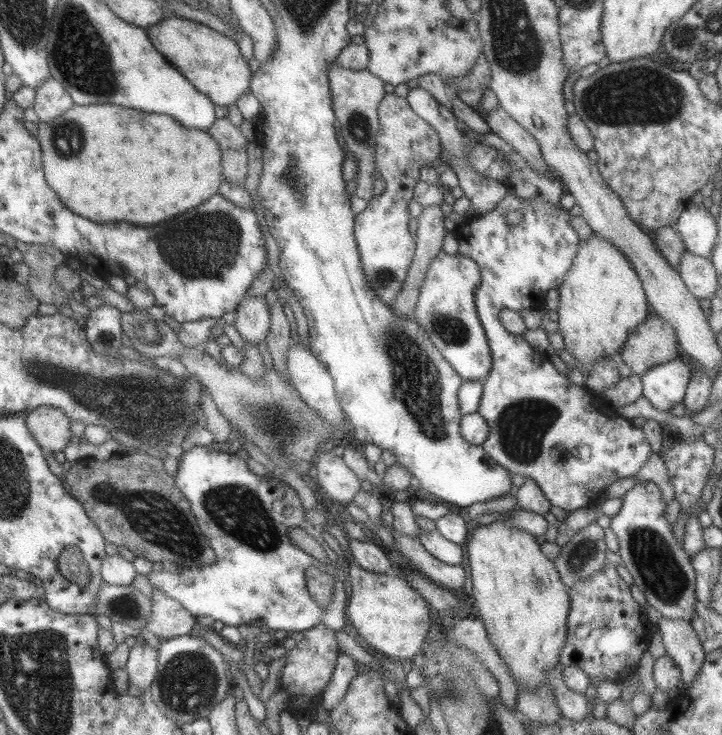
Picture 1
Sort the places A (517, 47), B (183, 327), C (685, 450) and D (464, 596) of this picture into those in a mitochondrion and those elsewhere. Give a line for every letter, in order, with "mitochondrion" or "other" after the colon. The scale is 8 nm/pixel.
A: mitochondrion
B: other
C: other
D: other

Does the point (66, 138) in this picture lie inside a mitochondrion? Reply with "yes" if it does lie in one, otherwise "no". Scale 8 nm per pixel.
yes

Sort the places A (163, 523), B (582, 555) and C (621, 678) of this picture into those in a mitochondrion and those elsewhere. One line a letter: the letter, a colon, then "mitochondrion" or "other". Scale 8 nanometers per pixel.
A: mitochondrion
B: mitochondrion
C: other

